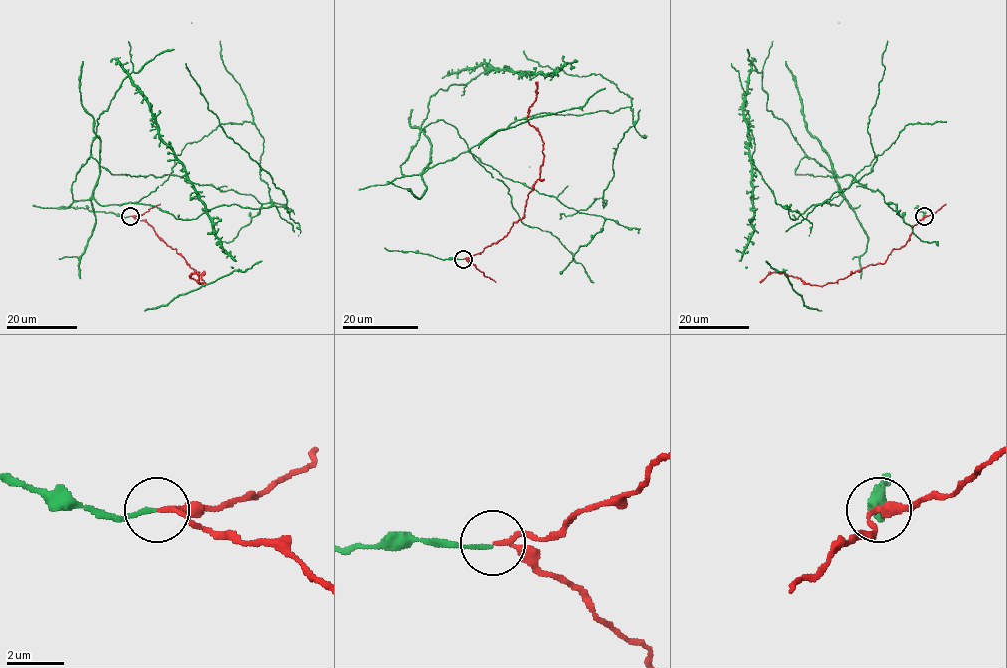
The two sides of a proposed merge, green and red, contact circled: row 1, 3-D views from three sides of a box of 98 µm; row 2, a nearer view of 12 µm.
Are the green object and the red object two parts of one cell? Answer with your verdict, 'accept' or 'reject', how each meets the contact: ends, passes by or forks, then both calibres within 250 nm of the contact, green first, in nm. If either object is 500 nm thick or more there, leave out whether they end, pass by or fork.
accept; green ends; red passes by; calibres 140 and 140 nm

